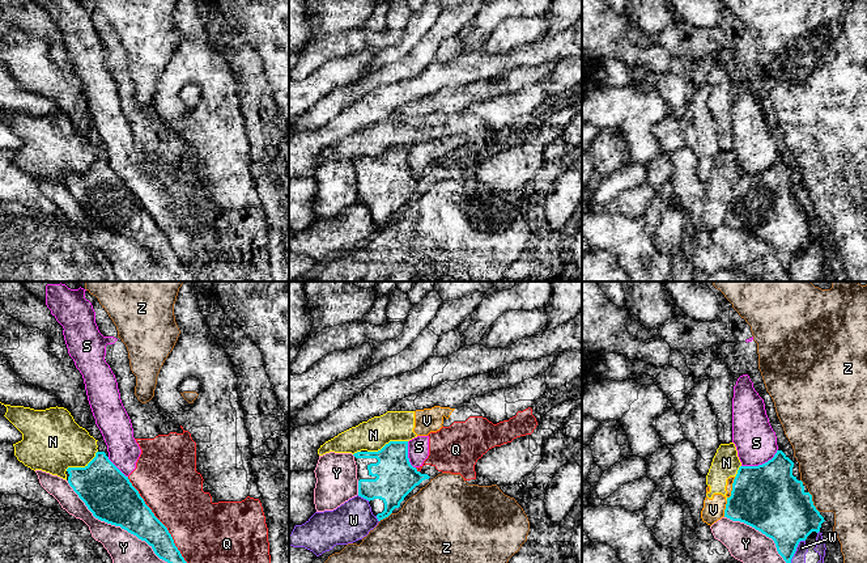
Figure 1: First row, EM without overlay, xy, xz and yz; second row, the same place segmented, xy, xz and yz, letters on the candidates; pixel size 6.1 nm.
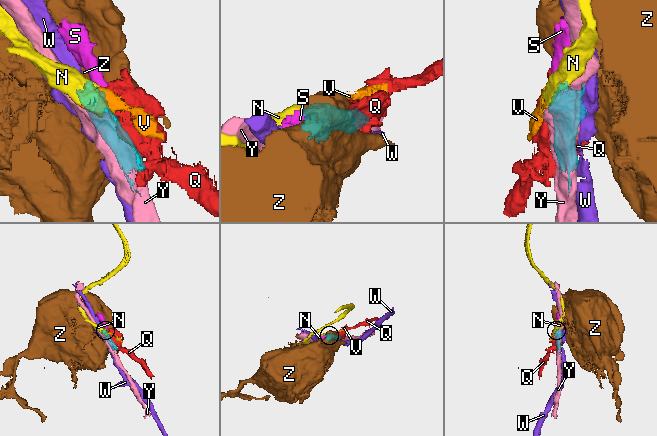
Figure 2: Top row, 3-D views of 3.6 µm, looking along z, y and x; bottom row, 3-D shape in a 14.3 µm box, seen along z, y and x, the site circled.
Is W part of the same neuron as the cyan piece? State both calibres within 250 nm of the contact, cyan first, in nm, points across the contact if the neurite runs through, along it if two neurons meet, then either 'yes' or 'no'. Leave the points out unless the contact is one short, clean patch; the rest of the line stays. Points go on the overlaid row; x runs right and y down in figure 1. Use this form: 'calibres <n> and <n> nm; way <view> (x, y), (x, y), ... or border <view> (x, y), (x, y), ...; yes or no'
calibres 360 and 80 nm; no

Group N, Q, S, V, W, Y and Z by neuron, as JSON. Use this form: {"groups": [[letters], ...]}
{"groups": [["N", "V"], ["Q", "S"], ["W"], ["Y"], ["Z"]]}

